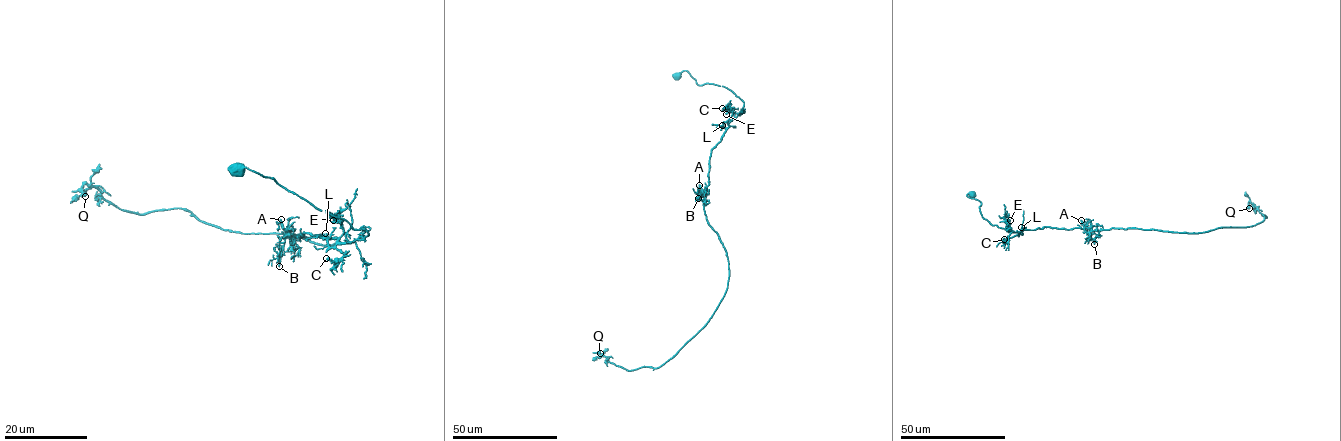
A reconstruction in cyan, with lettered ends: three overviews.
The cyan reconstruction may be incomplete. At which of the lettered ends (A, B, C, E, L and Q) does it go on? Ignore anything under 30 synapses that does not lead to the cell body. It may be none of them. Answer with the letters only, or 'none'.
L

